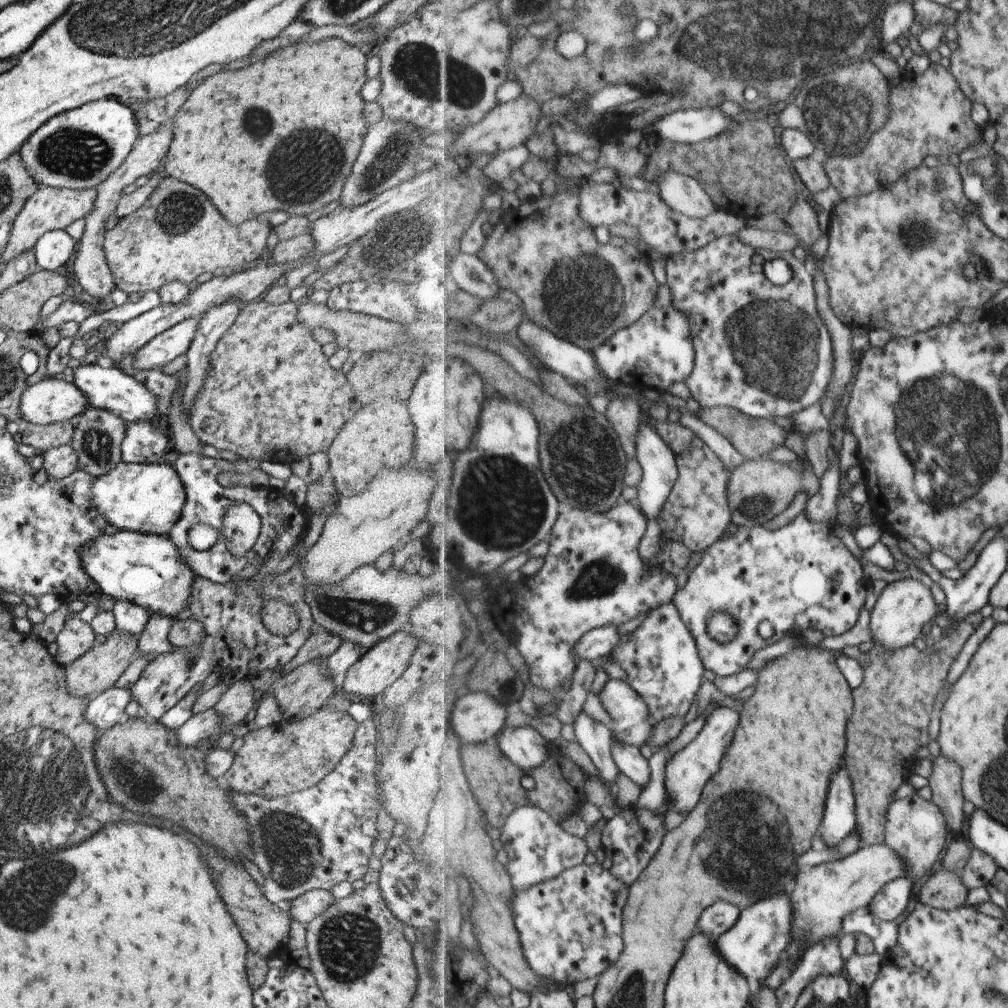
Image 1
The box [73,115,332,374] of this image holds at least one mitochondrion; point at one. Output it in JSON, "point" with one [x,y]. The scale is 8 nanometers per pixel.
{"point":[175,216]}

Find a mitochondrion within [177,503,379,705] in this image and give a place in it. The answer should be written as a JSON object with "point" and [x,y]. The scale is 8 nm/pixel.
{"point":[188,665]}

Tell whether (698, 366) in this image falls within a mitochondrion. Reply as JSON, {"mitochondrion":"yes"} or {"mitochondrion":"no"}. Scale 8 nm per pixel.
{"mitochondrion":"no"}

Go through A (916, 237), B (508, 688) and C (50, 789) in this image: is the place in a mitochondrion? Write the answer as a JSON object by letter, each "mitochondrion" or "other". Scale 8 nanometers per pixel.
{"A":"mitochondrion","B":"other","C":"mitochondrion"}

